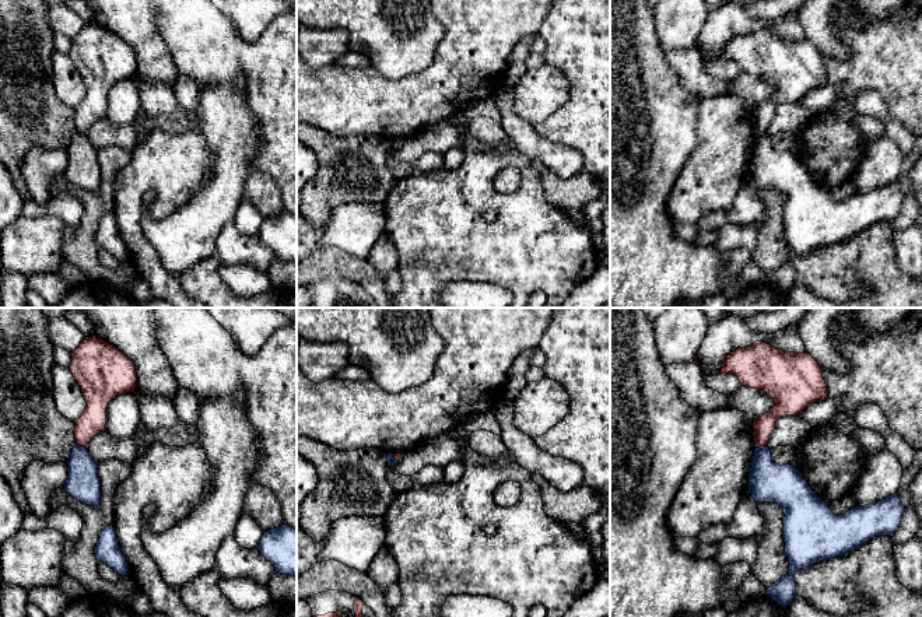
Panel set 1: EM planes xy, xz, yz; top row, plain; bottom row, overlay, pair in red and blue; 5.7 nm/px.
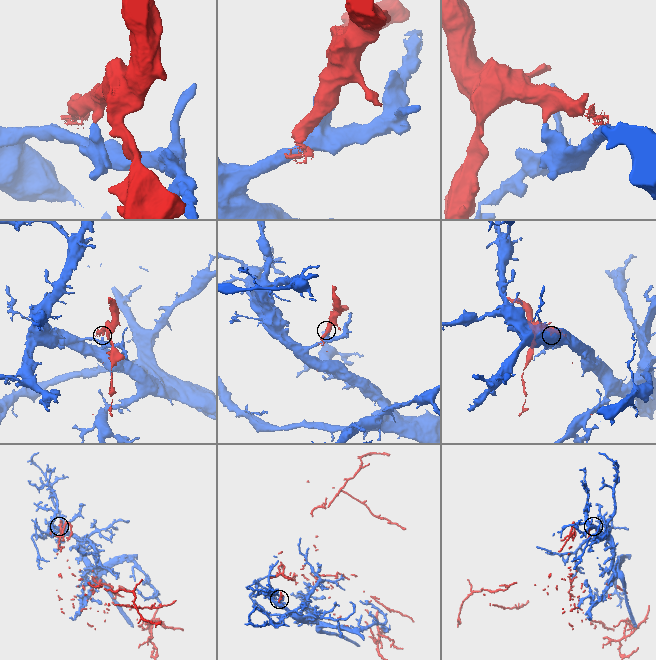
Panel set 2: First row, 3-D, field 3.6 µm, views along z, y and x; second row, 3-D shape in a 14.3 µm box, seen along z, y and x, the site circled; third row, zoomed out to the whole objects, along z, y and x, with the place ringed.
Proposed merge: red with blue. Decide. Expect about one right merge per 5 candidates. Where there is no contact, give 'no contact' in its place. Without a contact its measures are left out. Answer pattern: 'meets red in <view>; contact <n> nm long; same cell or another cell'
meets red in xy; contact 70 nm long; another cell

